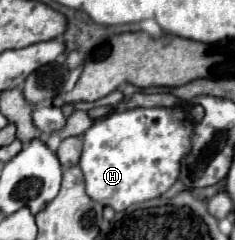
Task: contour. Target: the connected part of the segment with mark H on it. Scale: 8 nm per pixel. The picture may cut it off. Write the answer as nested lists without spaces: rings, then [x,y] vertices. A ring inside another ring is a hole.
[[[136,107],[114,111],[94,121],[84,133],[84,151],[78,167],[86,179],[86,193],[114,211],[134,203],[156,199],[178,179],[180,161],[190,149],[194,123],[182,107]]]

